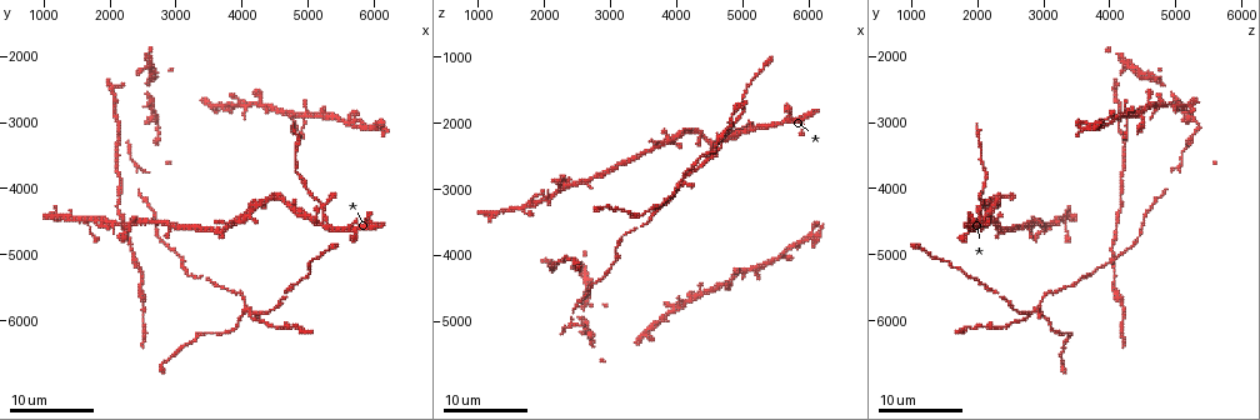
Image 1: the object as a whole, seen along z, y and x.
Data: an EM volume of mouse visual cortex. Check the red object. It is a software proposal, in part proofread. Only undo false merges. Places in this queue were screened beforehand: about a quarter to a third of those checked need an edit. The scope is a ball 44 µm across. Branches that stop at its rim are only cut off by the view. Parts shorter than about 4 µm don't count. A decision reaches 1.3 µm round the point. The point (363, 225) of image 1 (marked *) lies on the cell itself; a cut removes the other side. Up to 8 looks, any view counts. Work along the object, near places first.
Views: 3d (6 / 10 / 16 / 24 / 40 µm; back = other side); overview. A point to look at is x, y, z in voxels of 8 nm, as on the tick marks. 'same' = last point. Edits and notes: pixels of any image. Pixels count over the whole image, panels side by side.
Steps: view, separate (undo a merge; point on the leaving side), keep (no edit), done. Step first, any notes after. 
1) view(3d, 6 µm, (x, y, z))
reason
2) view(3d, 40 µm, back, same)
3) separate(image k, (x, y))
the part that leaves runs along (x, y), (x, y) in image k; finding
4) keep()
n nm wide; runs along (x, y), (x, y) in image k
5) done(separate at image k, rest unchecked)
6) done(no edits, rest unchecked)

view(3d, 16 µm, (5250, 4300, 2050))
looks like a crossing

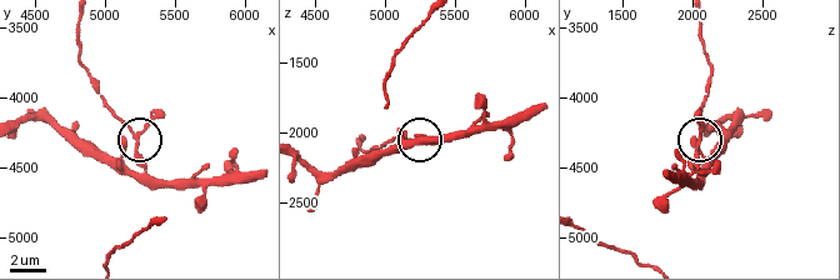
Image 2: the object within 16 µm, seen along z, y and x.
view(3d, 10 µm, (5220, 4300, 2060))
closer look

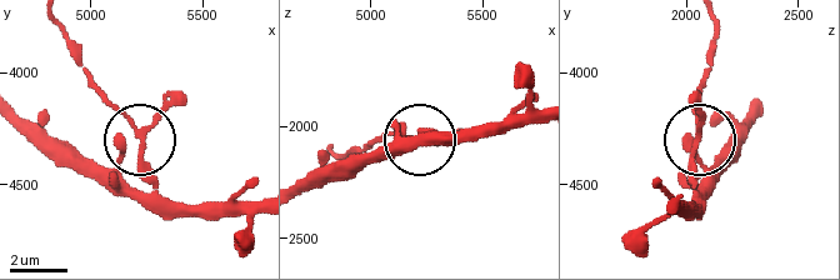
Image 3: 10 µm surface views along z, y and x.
separate(image 3, (120, 113))
side arm 12 µm; 4 arms; two cells meet here

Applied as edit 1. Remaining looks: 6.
view(overview)

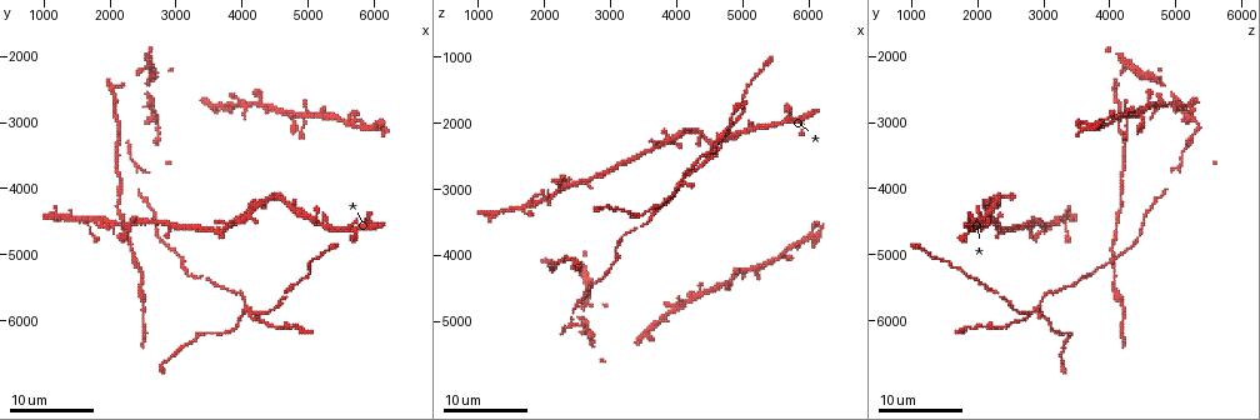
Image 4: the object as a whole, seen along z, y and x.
view(3d, 16 µm, (1700, 4700, 3400))
three arms meet

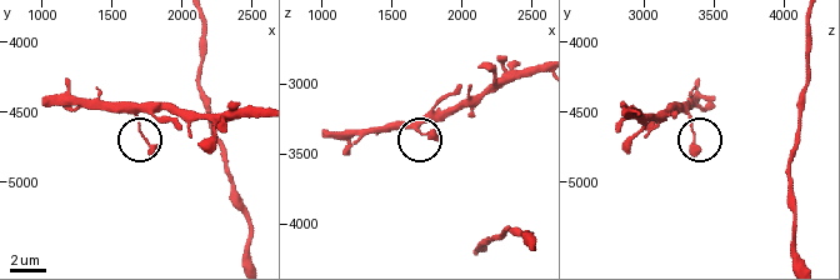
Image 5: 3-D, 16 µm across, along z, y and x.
view(3d, 6 µm, (1740, 4700, 3360))

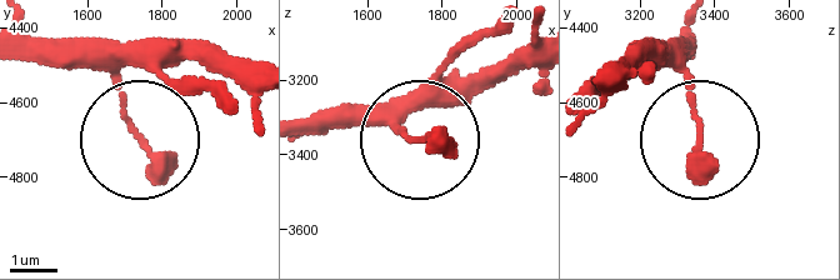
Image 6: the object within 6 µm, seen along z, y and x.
keep()
runs along (258, 73), (126, 65), (118, 85), (138, 140) in image 6; one cell here

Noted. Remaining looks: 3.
view(3d, 24 µm, (4050, 5800, 2950))
four-way junction

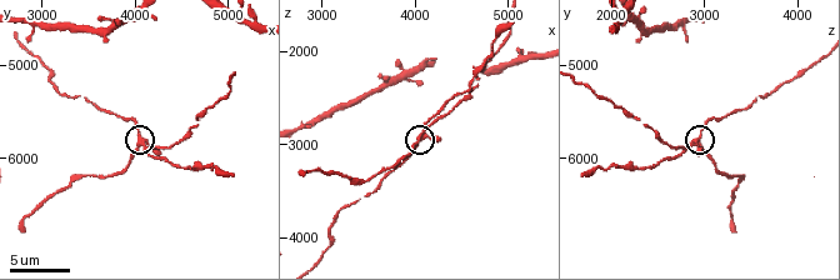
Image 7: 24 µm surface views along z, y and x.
view(3d, 6 µm, (4050, 5800, 2950))
closer look

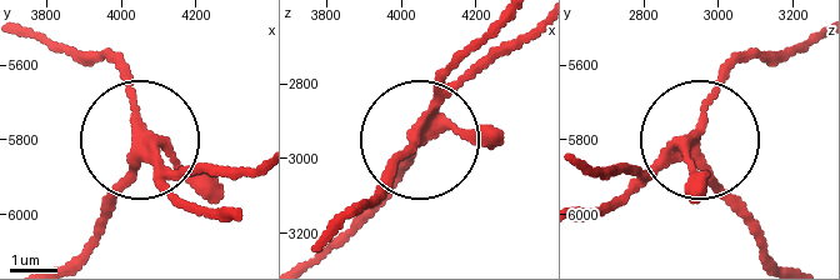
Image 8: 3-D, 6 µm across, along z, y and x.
separate(image 8, (115, 196))
220 nm wide; the part that leaves runs along (144, 148), (124, 69), (40, 40) in image 8; two cells meet here

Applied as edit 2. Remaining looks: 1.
done(separate at image 3, separate at image 8, rest unchecked)

